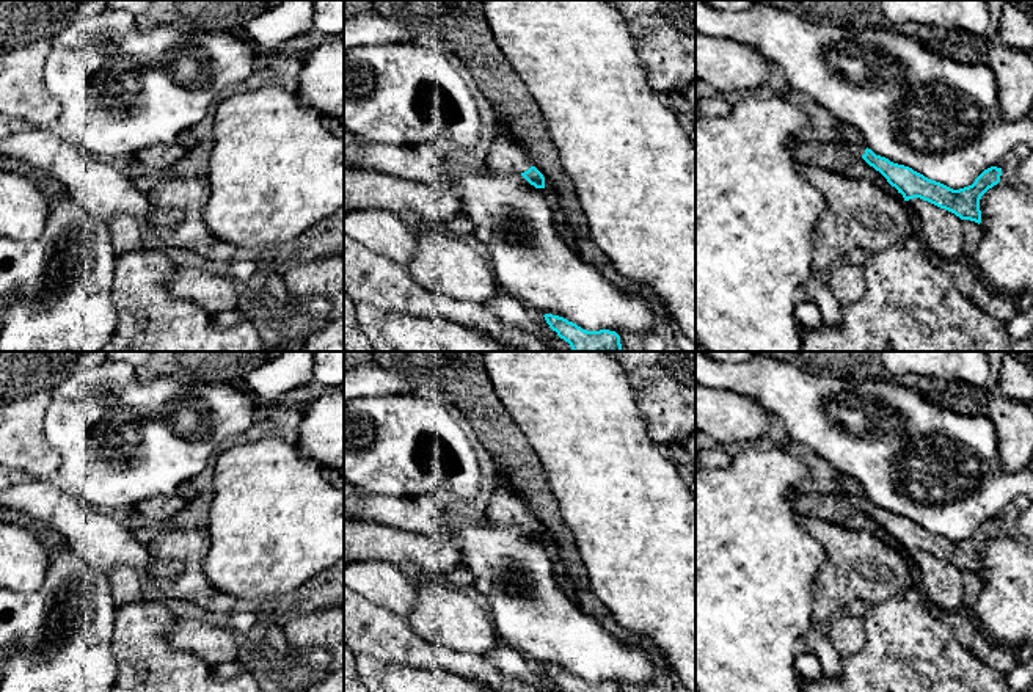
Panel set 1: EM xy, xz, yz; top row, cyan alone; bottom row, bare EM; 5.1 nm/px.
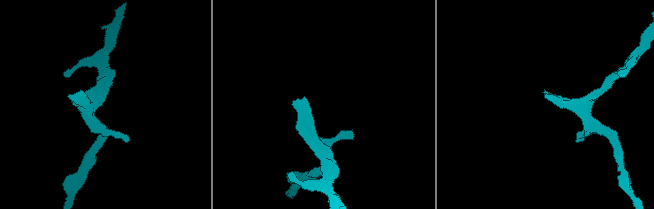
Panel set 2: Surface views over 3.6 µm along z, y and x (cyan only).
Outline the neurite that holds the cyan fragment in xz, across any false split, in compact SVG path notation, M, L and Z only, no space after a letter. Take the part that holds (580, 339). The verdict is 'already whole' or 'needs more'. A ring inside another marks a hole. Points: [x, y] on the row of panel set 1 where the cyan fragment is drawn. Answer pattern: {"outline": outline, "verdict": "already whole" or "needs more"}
{"outline": "M545 314L543 317L573 351L622 351L620 336L615 331L587 331L559 315Z", "verdict": "already whole"}

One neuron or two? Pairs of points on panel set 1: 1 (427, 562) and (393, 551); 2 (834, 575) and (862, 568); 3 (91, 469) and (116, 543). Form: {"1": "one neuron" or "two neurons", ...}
{"1": "one neuron", "2": "one neuron", "3": "two neurons"}

